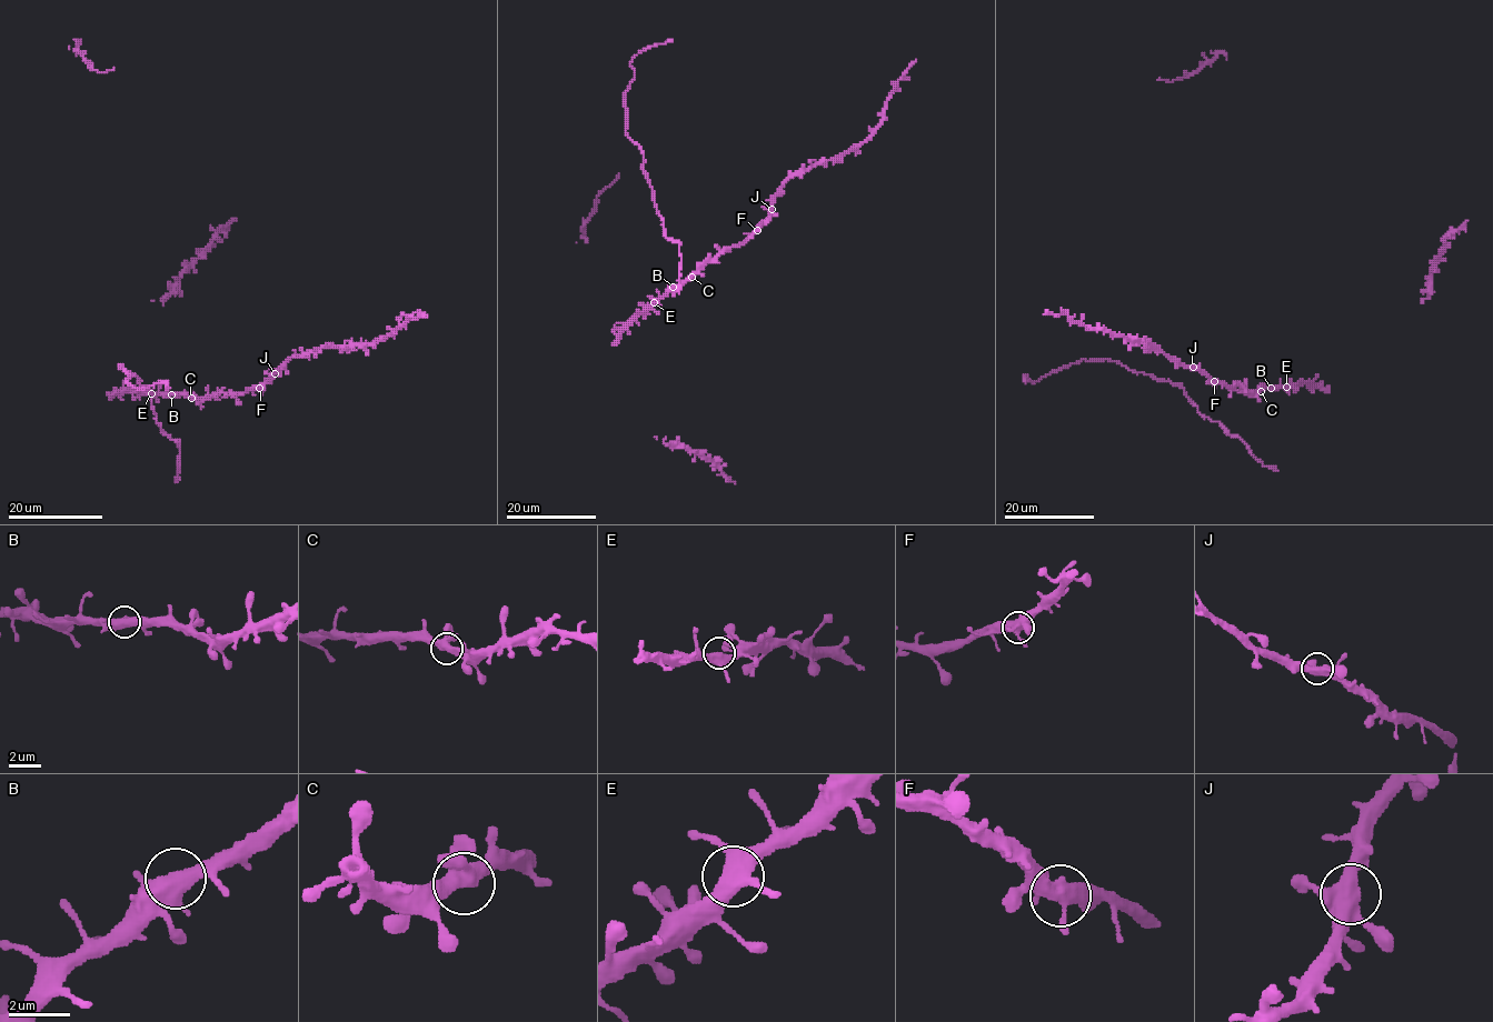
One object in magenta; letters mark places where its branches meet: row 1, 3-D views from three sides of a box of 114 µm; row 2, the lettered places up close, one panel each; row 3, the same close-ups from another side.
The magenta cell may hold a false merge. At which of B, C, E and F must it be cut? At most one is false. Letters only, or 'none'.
none

